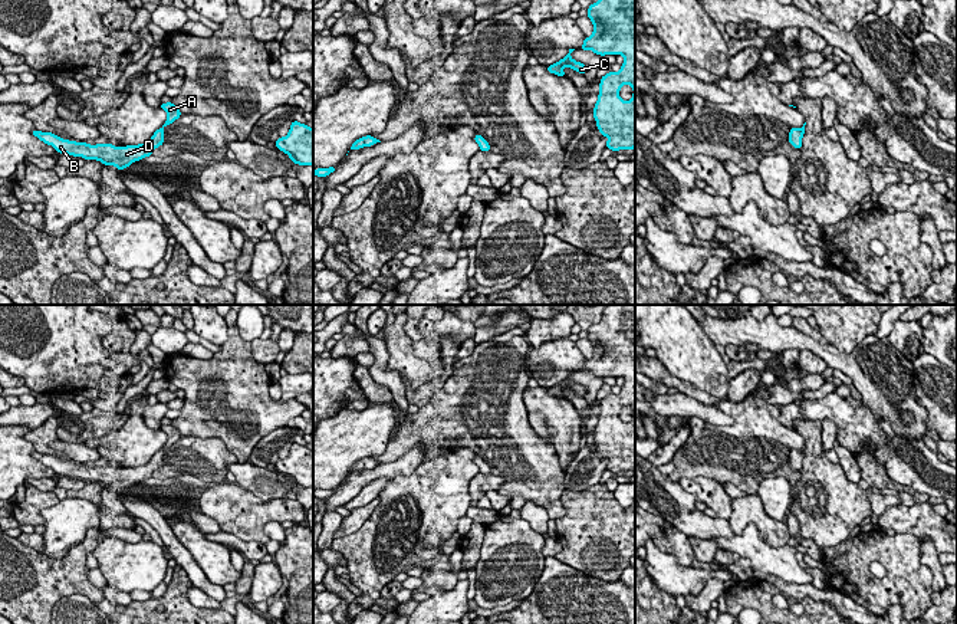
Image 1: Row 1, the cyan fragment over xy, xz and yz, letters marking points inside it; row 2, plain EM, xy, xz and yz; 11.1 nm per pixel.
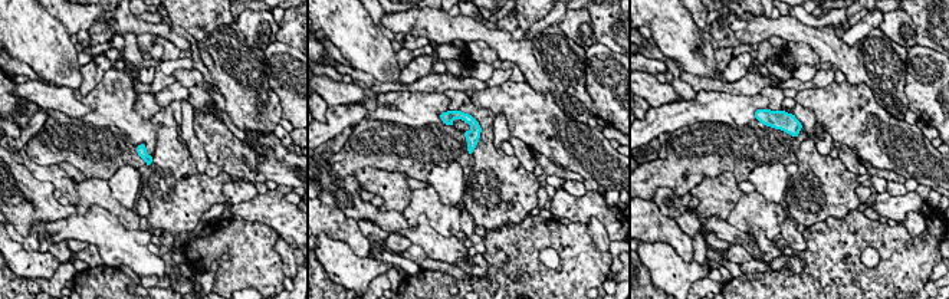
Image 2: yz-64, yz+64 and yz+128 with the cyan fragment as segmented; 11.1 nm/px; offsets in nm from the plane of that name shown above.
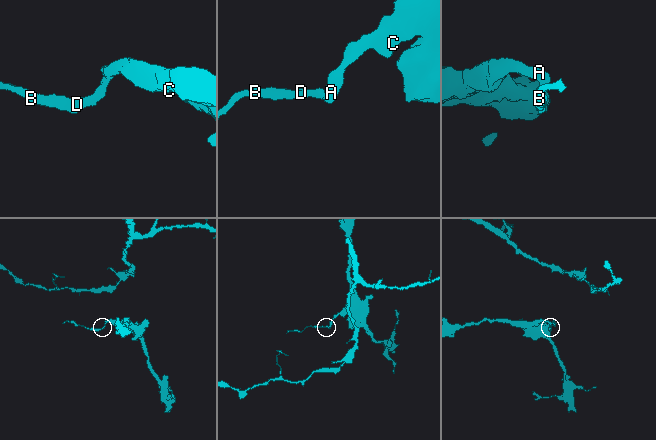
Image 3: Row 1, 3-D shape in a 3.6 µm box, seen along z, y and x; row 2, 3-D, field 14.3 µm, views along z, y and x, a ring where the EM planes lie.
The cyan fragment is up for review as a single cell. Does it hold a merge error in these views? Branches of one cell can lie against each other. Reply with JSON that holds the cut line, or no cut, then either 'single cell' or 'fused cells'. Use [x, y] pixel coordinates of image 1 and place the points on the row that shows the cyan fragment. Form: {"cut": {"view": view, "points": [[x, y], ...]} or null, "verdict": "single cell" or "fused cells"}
{"cut": null, "verdict": "single cell"}

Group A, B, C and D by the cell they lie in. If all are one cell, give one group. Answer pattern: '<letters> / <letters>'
A B C D

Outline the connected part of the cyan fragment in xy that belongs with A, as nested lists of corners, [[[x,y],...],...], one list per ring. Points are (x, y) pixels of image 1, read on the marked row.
[[[172,102],[160,105],[167,112],[165,124],[154,132],[151,139],[138,145],[115,147],[112,144],[91,145],[86,142],[76,142],[63,139],[52,132],[32,131],[34,137],[47,145],[52,145],[59,154],[82,157],[88,160],[101,161],[103,165],[115,165],[116,170],[125,170],[132,162],[152,155],[152,151],[164,144],[164,128],[180,118],[181,111]]]

